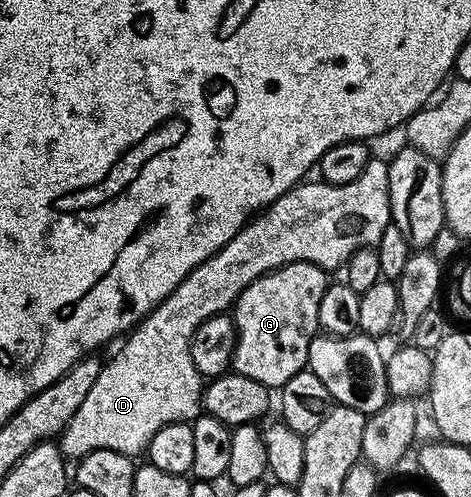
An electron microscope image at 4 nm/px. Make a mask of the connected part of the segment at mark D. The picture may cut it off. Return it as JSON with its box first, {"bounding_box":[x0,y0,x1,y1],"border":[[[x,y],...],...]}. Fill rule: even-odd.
{"bounding_box":[59,159,392,459],"border":[[[373,159],[369,161],[366,171],[362,171],[362,175],[354,179],[354,183],[345,185],[329,185],[320,179],[297,184],[295,189],[282,194],[274,204],[255,214],[238,231],[238,235],[234,235],[230,243],[226,243],[226,247],[194,267],[194,271],[190,271],[190,275],[186,275],[186,279],[182,279],[182,283],[174,287],[170,296],[123,338],[124,346],[109,361],[105,360],[101,364],[98,379],[94,379],[90,391],[86,391],[82,407],[74,411],[74,419],[70,419],[59,438],[60,452],[65,458],[81,459],[95,449],[109,449],[129,455],[143,454],[150,439],[161,427],[171,421],[195,418],[202,401],[202,378],[190,359],[190,342],[196,328],[206,319],[221,316],[225,311],[231,310],[242,291],[250,287],[254,279],[271,269],[295,261],[305,261],[314,263],[325,271],[333,271],[332,269],[339,265],[341,268],[347,263],[354,251],[379,246],[384,232],[392,225],[388,198],[388,164],[387,160]]]}

